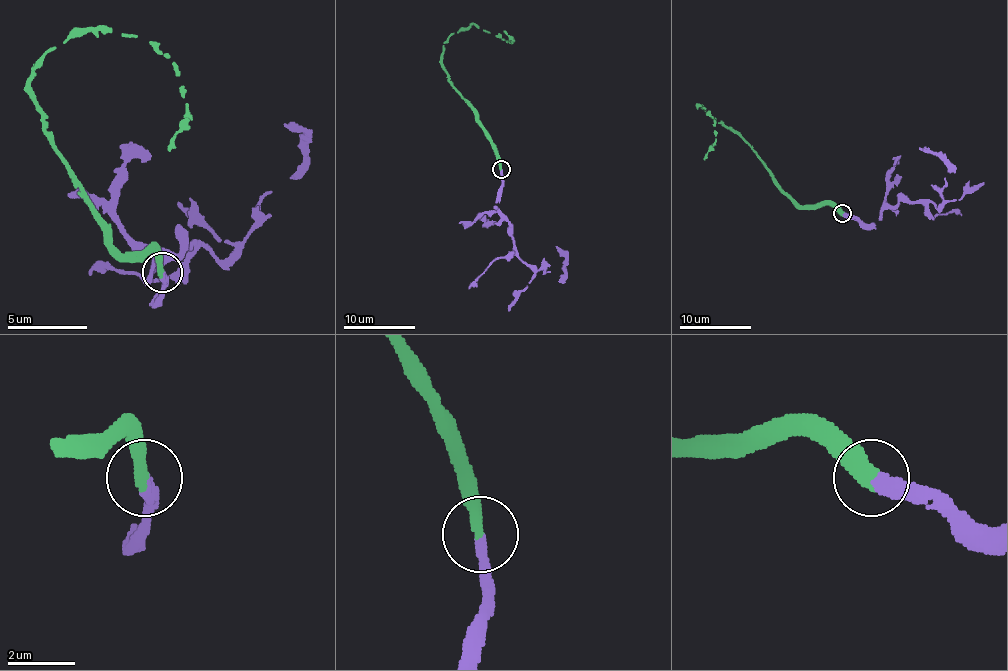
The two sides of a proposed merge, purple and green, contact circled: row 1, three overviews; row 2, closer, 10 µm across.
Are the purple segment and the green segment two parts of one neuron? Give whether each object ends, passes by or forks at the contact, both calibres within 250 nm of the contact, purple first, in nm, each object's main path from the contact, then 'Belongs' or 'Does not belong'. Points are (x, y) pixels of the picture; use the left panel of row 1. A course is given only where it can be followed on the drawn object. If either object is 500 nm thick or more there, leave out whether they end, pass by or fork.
At the ring purple ends. At the ring green ends. Thickness 360 nm (purple) against 440 nm. Course of purple: (163, 273), (159, 297), (163, 261), (187, 245), (223, 261), (259, 205), (295, 181), (303, 133), (283, 125). Course of green: (163, 273), (95, 213), (31, 73), (95, 33), (151, 41), (187, 105), (171, 153). Belongs

